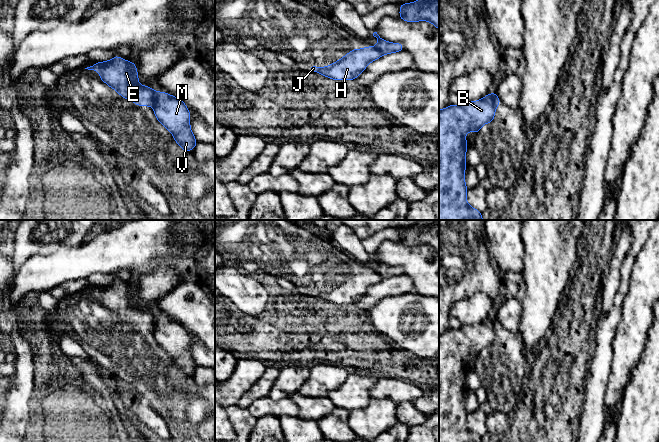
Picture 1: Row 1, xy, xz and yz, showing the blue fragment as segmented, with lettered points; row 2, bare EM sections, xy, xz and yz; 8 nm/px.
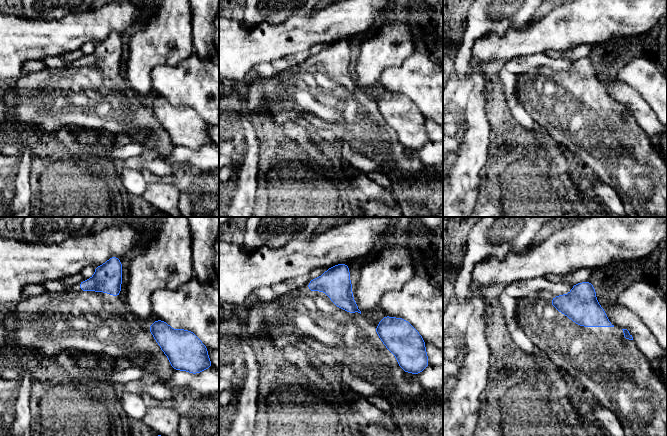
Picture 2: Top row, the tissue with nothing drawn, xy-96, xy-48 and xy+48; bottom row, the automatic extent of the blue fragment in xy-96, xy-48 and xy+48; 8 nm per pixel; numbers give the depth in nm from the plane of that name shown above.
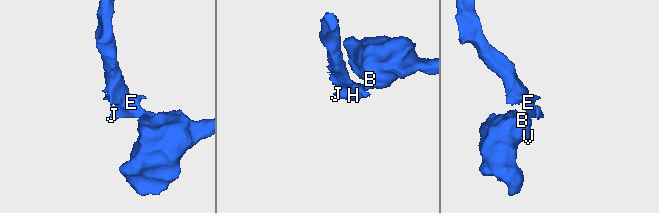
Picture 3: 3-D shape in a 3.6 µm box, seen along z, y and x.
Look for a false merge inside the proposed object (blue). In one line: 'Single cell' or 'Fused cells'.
Fused cells

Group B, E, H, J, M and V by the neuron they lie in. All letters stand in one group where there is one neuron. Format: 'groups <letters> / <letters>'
groups B M V / E H J

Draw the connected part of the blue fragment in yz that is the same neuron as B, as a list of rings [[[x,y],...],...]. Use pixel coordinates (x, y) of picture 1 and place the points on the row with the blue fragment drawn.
[[[493,91],[478,101],[439,110],[439,220],[483,220],[482,214],[470,207],[466,200],[468,189],[464,174],[468,144],[465,134],[468,131],[477,134],[483,124],[492,123],[495,113]]]

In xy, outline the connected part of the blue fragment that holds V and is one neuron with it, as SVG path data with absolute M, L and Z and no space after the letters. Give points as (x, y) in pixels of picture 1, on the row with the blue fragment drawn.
M165 92L156 93L154 114L174 136L183 151L193 150L197 141L190 129L190 112L184 102Z

